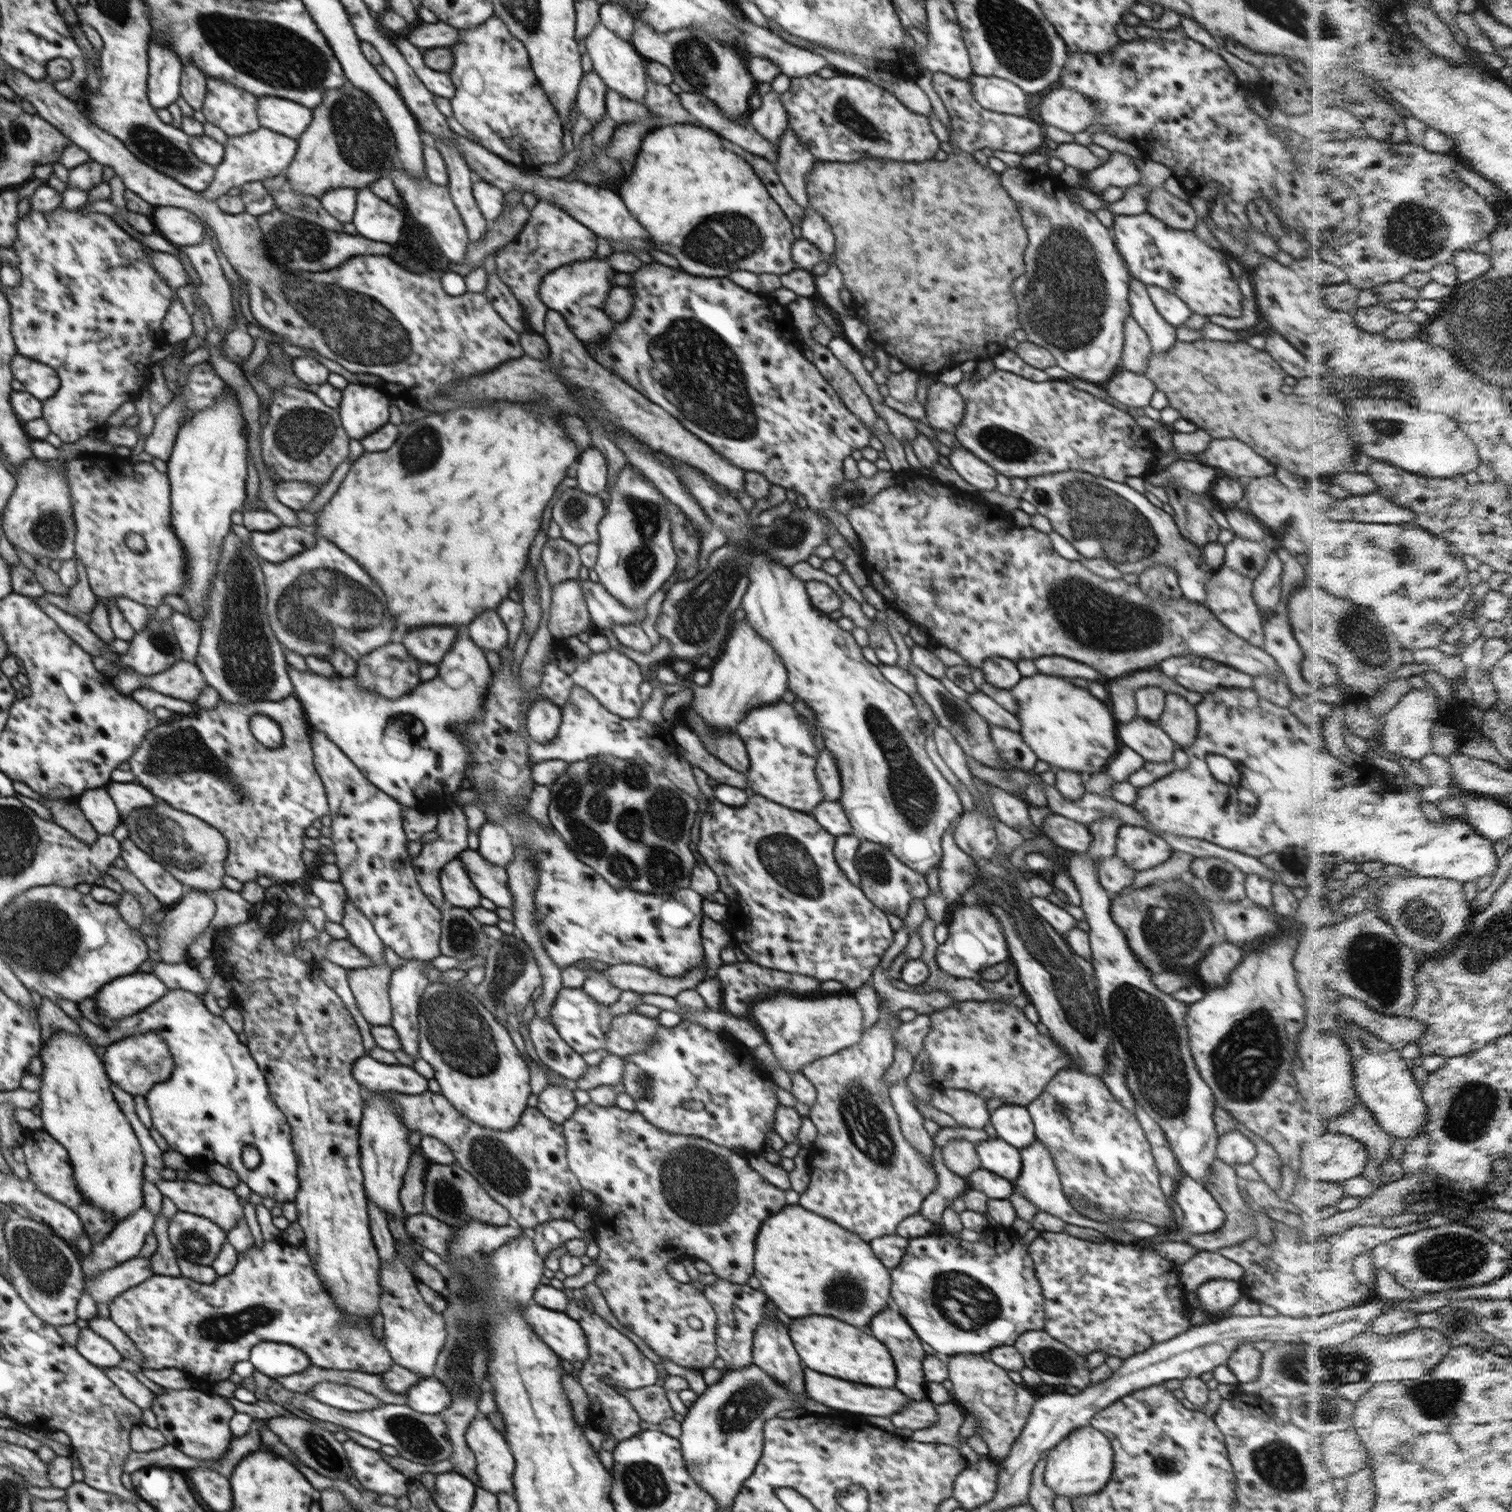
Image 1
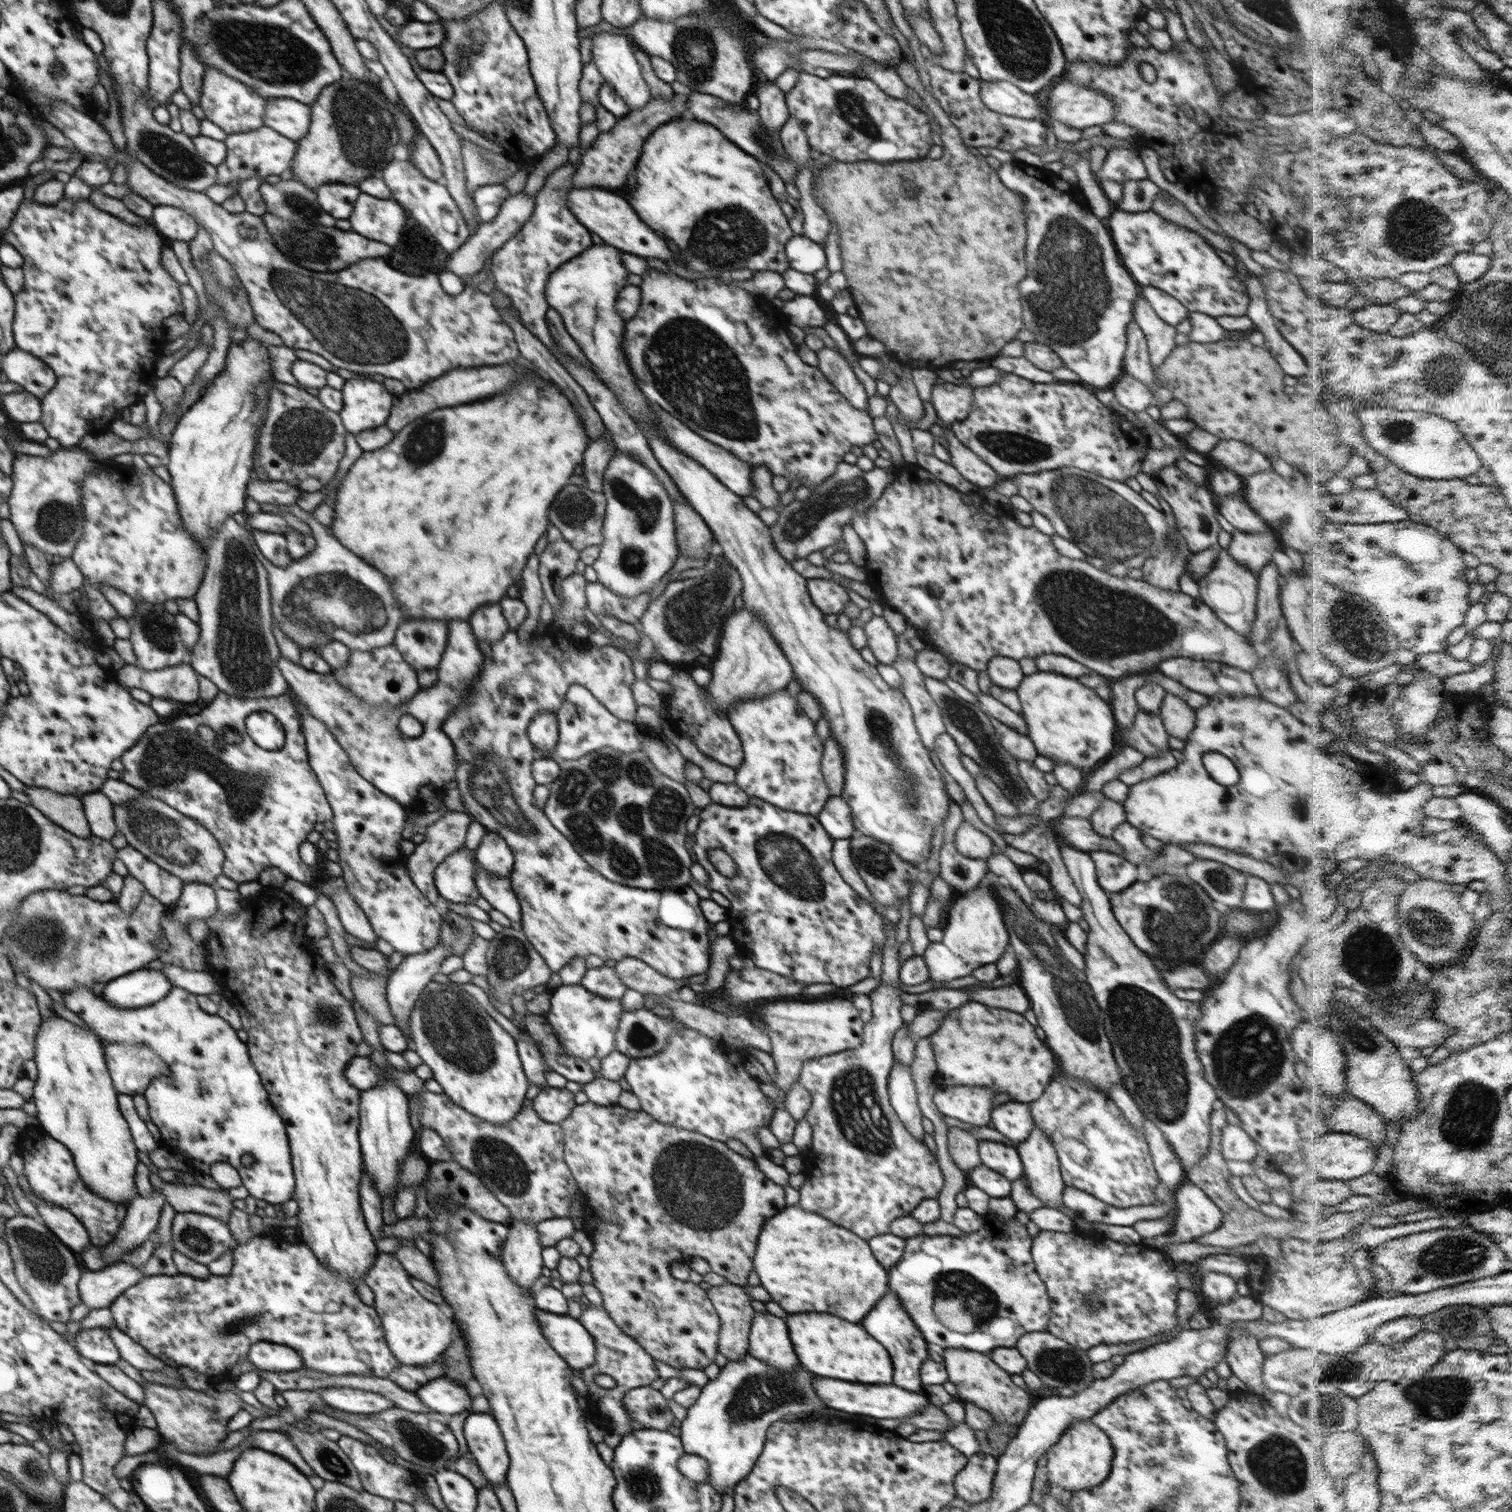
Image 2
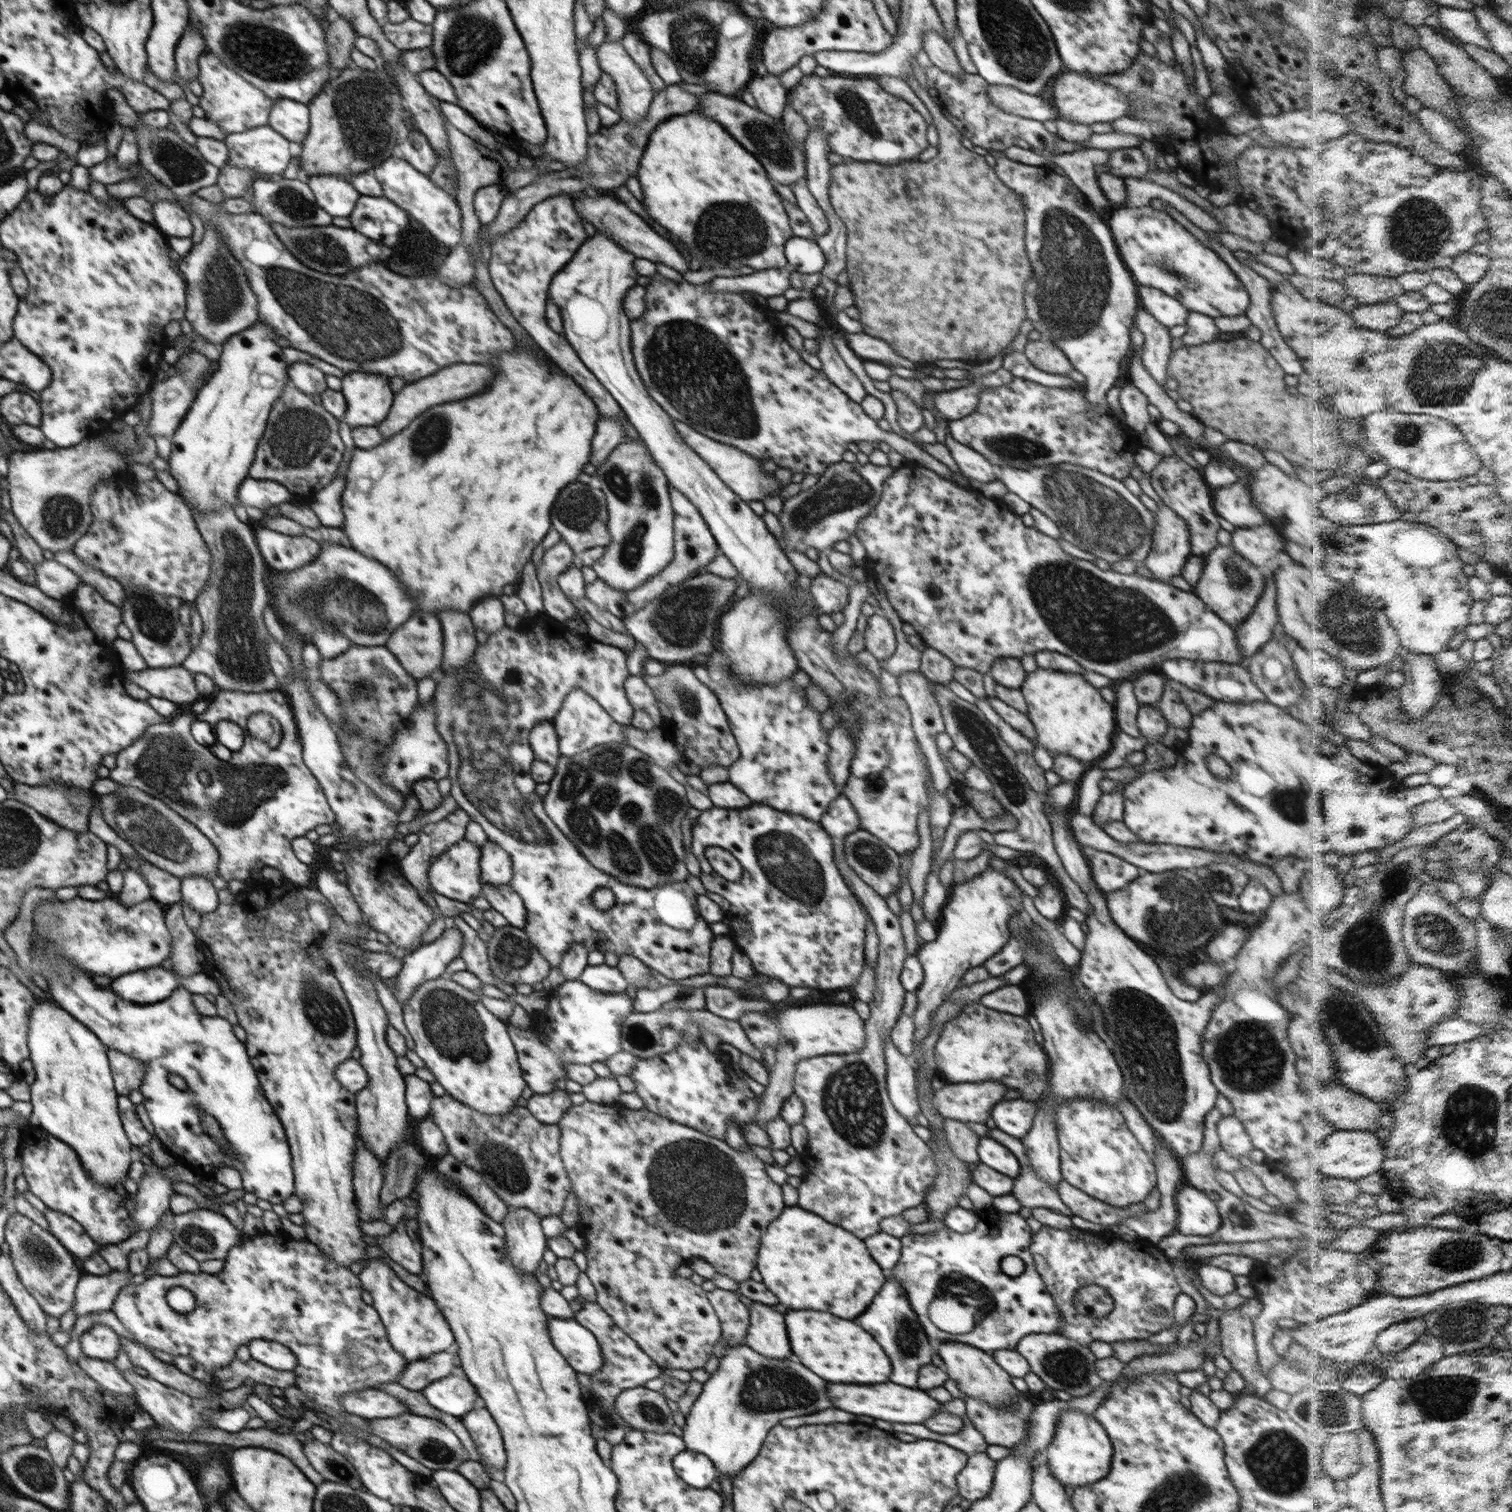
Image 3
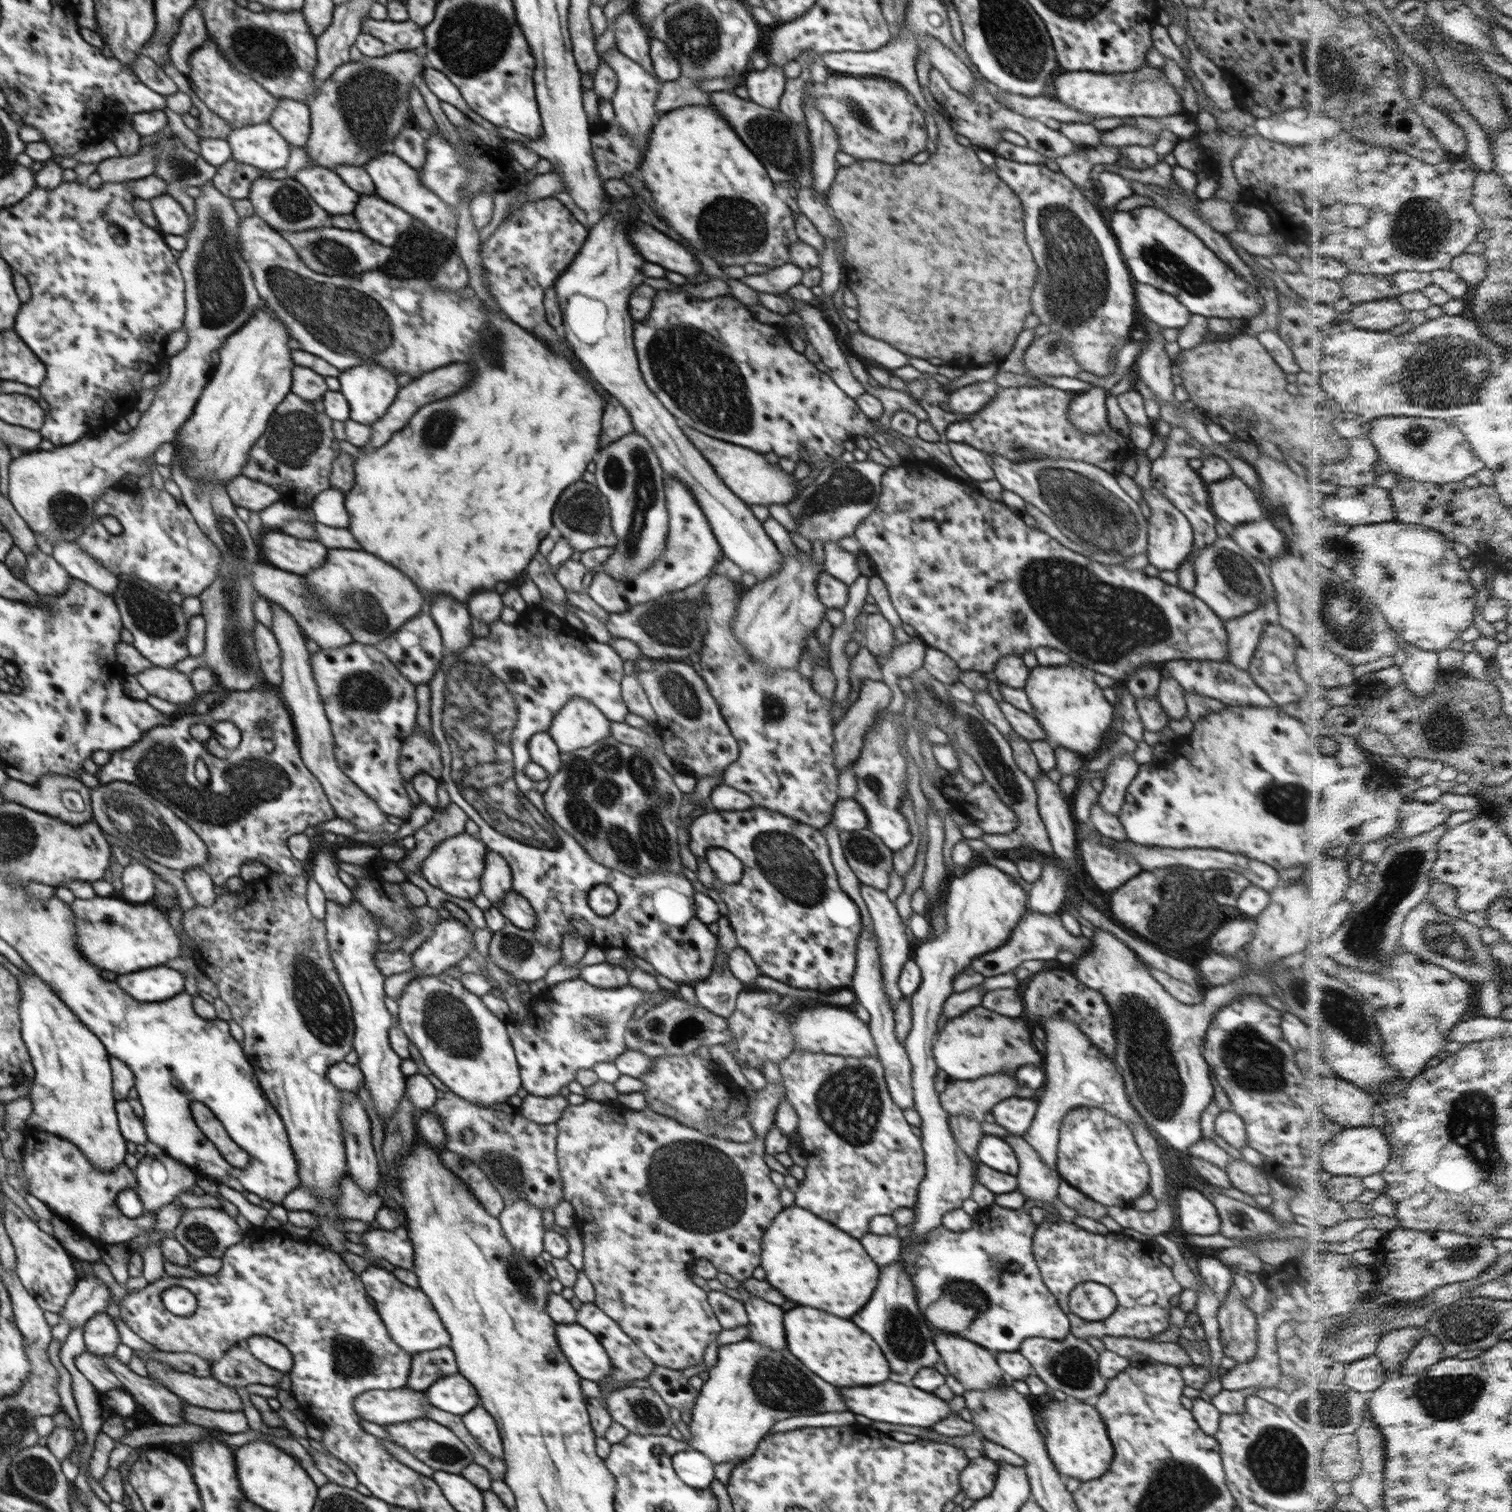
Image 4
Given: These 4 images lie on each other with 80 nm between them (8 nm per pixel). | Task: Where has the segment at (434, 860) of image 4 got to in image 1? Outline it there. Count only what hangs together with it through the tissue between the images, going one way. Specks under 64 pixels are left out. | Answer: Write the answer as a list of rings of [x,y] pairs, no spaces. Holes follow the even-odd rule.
[[[457,857],[440,871],[440,887],[444,898],[453,907],[469,910],[480,906],[480,892]]]

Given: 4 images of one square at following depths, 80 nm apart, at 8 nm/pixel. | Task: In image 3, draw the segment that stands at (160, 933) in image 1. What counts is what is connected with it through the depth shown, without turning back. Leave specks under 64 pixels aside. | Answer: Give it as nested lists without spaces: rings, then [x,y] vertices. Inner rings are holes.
[[[186,876],[181,879],[180,903],[190,906],[201,916],[218,908],[219,898],[210,878],[204,876]]]

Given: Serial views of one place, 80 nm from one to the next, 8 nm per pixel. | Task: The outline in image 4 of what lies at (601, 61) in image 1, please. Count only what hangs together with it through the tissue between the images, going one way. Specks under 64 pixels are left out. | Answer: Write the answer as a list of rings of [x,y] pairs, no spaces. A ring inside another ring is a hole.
[[[617,48],[604,51],[600,58],[602,58],[602,61],[606,61],[615,72],[617,89],[610,100],[616,115],[615,124],[620,125],[620,128],[639,146],[641,150],[640,166],[640,162],[642,162],[643,156],[648,150],[647,142],[651,130],[659,117],[655,111],[655,102],[660,84],[658,84],[658,80],[643,69],[644,67],[624,56]]]

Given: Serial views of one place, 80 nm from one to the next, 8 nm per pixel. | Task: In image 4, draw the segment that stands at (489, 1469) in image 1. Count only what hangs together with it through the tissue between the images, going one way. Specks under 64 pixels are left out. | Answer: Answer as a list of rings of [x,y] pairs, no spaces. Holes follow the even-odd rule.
[[[478,1406],[463,1416],[463,1422],[468,1433],[476,1438],[478,1445],[492,1454],[494,1458],[503,1459],[503,1443],[498,1426],[492,1415],[483,1407]]]

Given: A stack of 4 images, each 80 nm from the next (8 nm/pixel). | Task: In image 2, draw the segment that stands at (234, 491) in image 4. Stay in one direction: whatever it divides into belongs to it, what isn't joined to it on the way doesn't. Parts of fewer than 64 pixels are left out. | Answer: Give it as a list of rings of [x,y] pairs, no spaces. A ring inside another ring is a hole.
[[[260,480],[248,482],[246,487],[247,496],[261,504],[284,504],[290,506],[294,504],[300,496],[302,491],[298,487],[286,484],[286,482],[268,481],[262,482]]]

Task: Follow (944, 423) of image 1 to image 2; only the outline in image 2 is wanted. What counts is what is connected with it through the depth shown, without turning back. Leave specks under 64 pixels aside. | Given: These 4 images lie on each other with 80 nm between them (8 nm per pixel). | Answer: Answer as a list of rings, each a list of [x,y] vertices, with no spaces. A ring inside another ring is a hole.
[[[944,381],[933,385],[931,400],[941,423],[952,425],[964,420],[972,410],[974,388],[970,385],[954,385]]]

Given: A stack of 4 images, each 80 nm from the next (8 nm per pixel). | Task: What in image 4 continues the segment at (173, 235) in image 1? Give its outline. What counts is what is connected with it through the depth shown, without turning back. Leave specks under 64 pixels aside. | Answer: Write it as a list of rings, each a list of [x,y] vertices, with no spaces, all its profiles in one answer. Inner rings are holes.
[[[162,194],[149,201],[159,222],[158,230],[164,234],[185,236],[191,229],[191,219],[182,206],[170,195]]]

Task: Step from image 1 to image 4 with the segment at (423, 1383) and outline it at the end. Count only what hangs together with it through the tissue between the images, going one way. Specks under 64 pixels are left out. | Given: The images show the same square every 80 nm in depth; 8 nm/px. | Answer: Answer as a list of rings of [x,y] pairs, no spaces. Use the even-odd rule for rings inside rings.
[[[459,1373],[436,1380],[425,1392],[436,1409],[449,1414],[464,1416],[481,1404],[474,1386]]]

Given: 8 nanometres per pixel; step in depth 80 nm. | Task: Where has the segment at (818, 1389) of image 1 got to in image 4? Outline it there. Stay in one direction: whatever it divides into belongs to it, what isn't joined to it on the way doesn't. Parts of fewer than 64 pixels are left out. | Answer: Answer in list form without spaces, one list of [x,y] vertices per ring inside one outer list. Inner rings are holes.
[[[882,1382],[880,1386],[858,1386],[858,1388],[840,1388],[840,1394],[844,1394],[844,1404],[850,1412],[862,1414],[866,1418],[878,1420],[878,1422],[890,1422],[890,1424],[904,1424],[904,1426],[920,1426],[920,1428],[932,1428],[932,1424],[944,1420],[954,1414],[948,1402],[936,1398],[934,1394],[928,1394],[924,1390],[918,1390],[914,1386],[902,1386],[898,1382]]]

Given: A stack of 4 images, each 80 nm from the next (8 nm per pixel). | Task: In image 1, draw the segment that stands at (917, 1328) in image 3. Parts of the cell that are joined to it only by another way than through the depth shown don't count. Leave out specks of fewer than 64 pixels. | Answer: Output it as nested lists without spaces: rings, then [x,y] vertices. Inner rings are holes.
[[[892,1308],[876,1314],[876,1320],[870,1324],[872,1334],[886,1344],[886,1348],[890,1350],[894,1364],[896,1364],[896,1388],[906,1394],[912,1400],[926,1400],[926,1380],[924,1380],[924,1372],[922,1372],[922,1360],[926,1356],[926,1352],[922,1350],[920,1337],[914,1332],[914,1329],[908,1324],[908,1321]]]

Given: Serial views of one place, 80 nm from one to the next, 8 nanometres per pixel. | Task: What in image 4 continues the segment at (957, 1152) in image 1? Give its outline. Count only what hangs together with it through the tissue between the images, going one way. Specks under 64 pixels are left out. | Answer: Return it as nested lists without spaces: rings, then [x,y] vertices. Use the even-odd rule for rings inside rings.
[[[950,1114],[949,1127],[957,1145],[969,1156],[977,1160],[979,1140],[985,1135],[980,1127],[982,1122],[963,1114]]]

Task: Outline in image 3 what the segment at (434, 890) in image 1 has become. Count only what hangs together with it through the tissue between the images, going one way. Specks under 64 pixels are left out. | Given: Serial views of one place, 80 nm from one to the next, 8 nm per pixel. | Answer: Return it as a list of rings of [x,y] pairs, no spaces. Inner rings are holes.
[[[458,808],[438,823],[424,825],[417,833],[418,842],[411,847],[408,854],[400,859],[403,878],[420,892],[431,894],[428,882],[429,866],[453,844],[464,838],[466,826],[471,818],[467,812]]]

